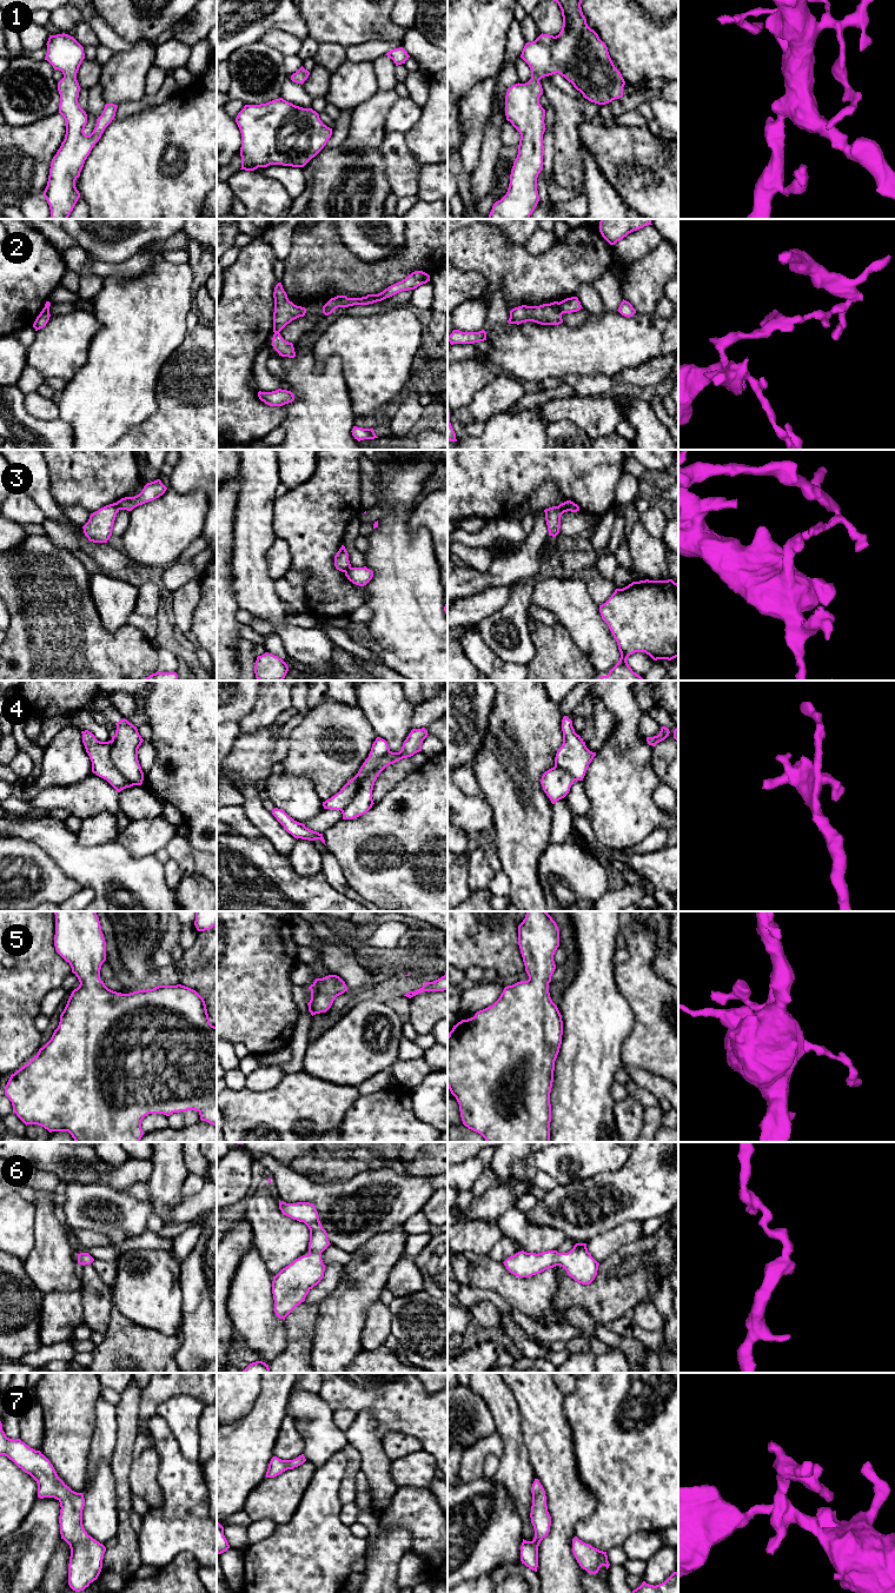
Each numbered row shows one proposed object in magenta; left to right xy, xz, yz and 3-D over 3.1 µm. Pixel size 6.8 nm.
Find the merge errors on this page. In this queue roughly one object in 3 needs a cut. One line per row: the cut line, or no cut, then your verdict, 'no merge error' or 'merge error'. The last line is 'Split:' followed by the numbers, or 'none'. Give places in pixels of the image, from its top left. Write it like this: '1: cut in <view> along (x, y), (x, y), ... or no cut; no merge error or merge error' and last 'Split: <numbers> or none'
1: no cut; no merge error
2: cut in yz along (558, 303), (562, 313); merge error
3: cut in yz along (564, 502), (569, 510); merge error
4: cut in xz along (389, 750), (362, 781), (358, 791), (342, 811); merge error
5: no cut; no merge error
6: no cut; no merge error
7: no cut; no merge error
Split: 2, 3, 4

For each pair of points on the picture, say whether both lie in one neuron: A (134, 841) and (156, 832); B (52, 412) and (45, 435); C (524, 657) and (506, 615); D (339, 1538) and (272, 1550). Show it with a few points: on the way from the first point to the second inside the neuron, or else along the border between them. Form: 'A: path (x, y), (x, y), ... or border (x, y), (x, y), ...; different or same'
A: path (139, 838), (151, 835); same
B: border (25, 407), (37, 418), (58, 418); different
C: path (512, 649), (506, 637), (506, 626); same
D: path (323, 1550), (289, 1550); same

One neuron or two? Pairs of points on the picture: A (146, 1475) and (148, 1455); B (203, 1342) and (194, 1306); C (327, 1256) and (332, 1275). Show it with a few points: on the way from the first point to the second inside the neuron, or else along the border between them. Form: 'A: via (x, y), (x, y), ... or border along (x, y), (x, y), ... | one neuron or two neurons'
A: via (146, 1471), (148, 1460) | one neuron
B: via (203, 1333), (203, 1315) | one neuron
C: border along (343, 1265), (330, 1262), (326, 1266) | two neurons

